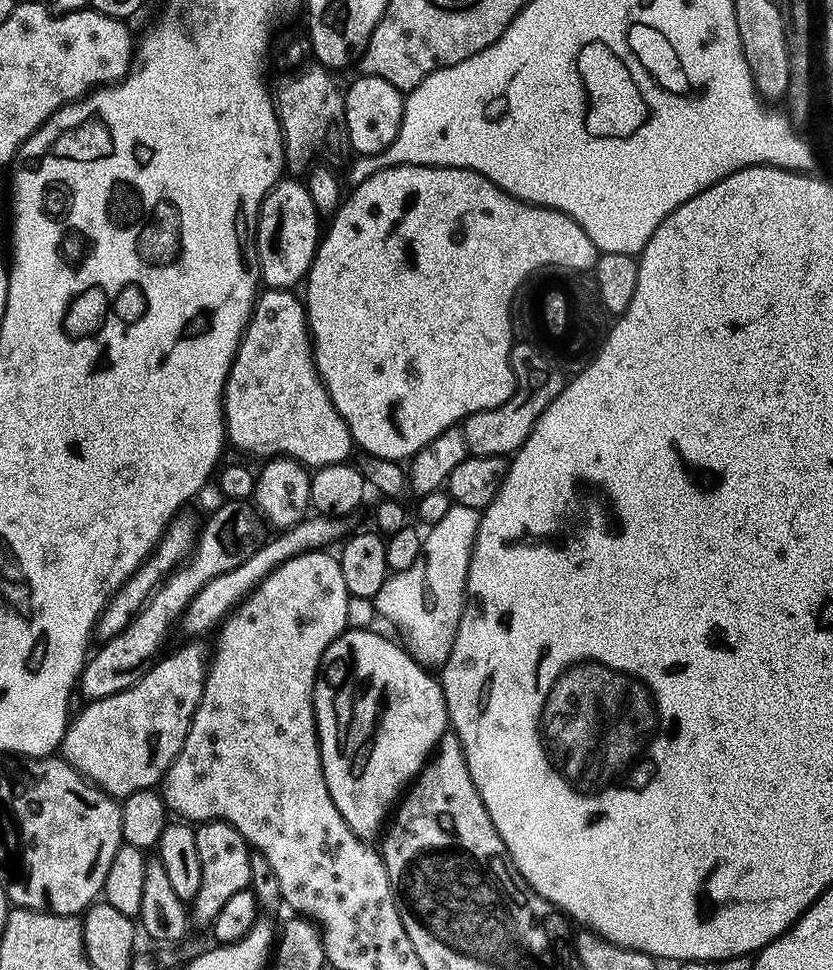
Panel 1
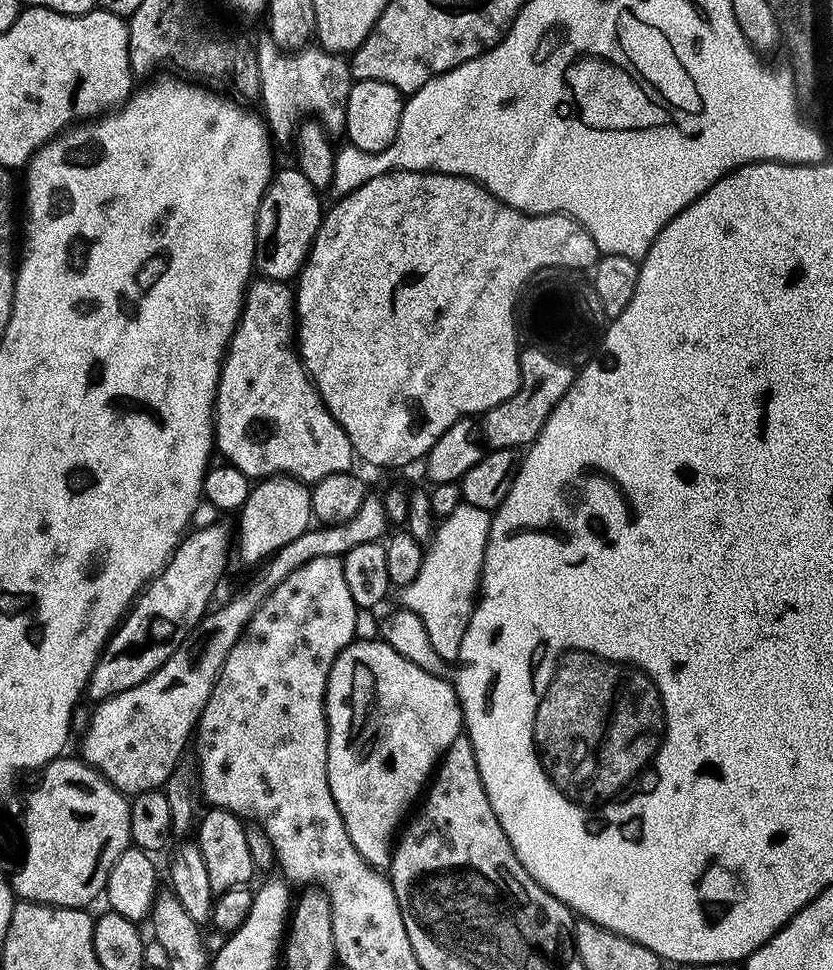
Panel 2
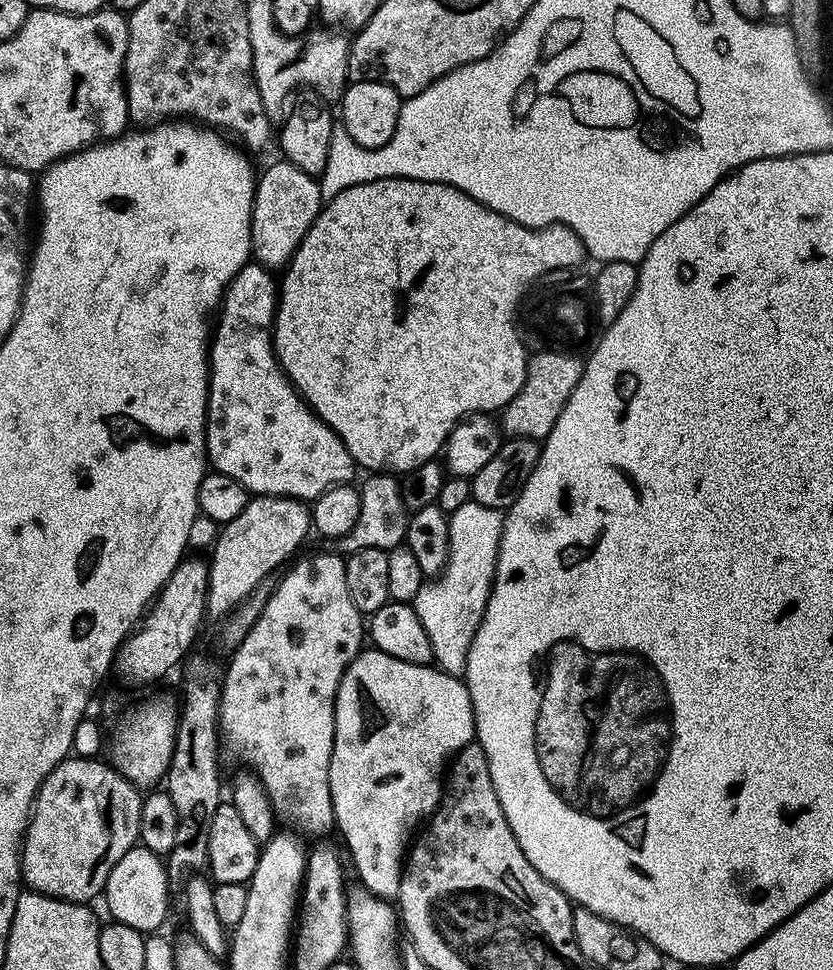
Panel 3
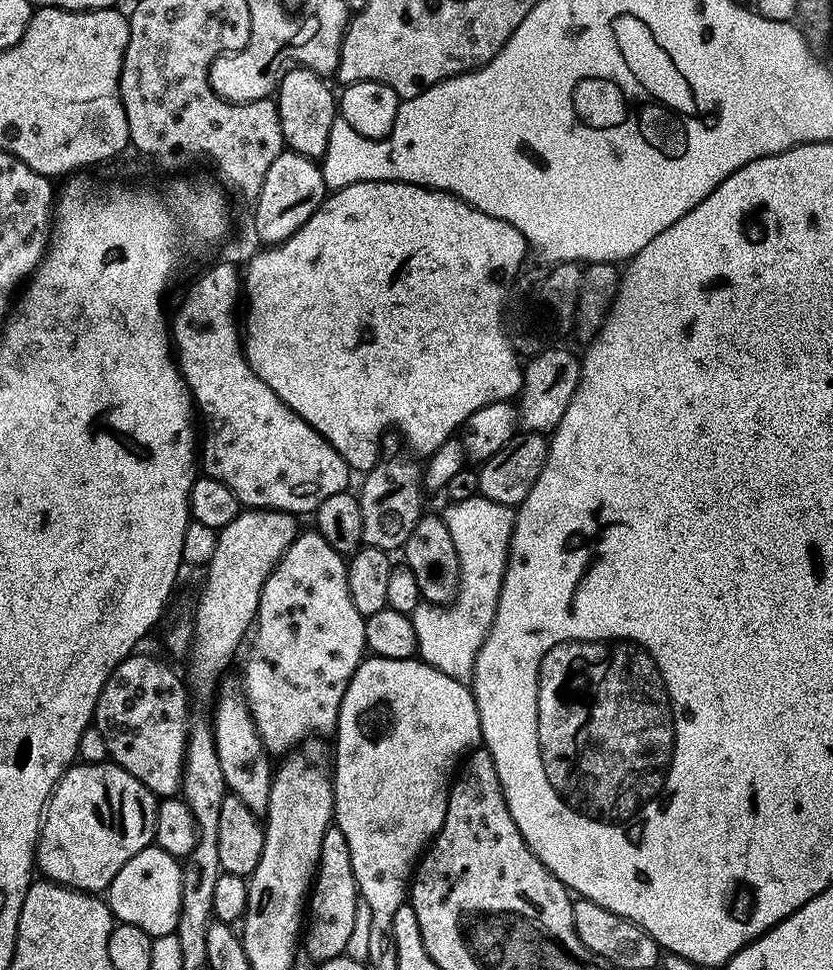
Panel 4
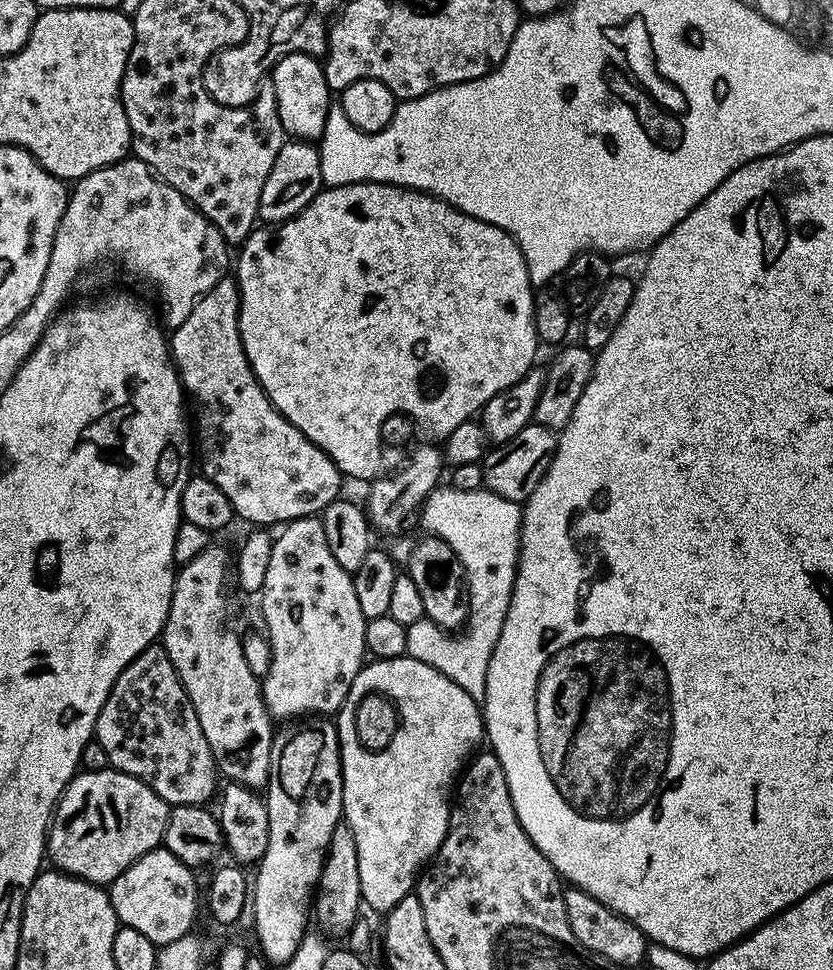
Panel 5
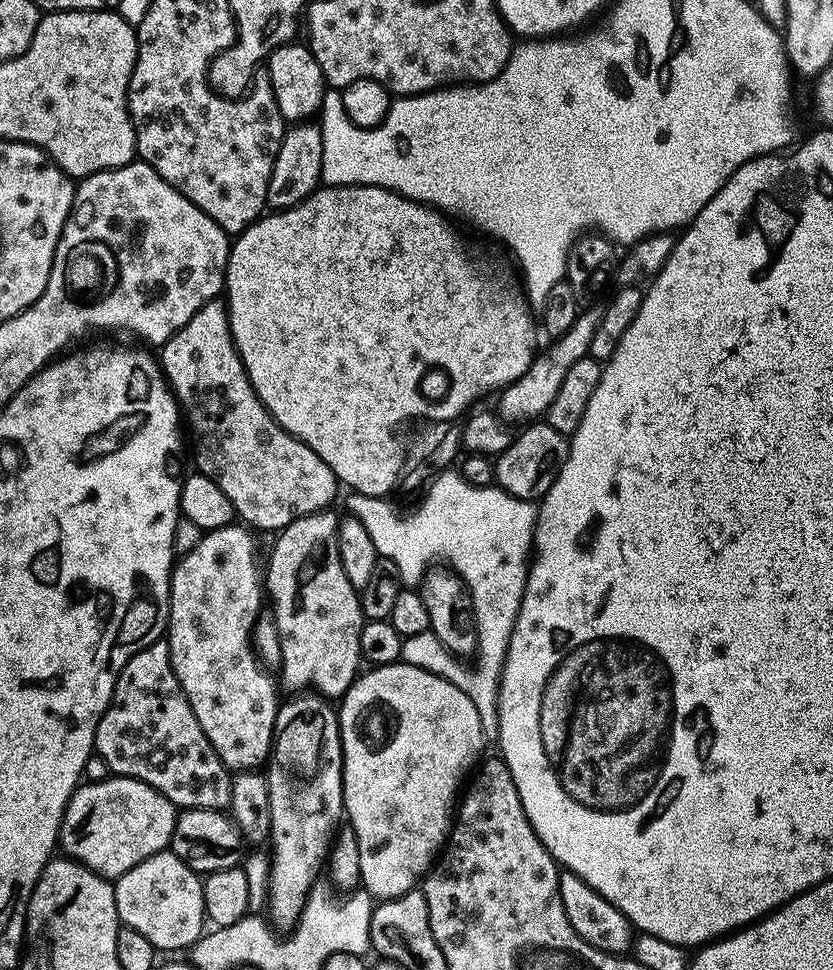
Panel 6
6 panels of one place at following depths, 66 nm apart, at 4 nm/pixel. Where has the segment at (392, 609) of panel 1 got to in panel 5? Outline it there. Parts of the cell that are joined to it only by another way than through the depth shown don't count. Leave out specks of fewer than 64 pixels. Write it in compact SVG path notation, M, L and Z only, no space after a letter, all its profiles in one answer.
M440 486L428 496L422 509L422 524L423 520L423 531L444 539L462 562L468 593L468 618L462 634L449 634L427 618L414 622L407 627L407 655L418 662L426 662L426 666L434 666L434 670L446 674L450 682L458 682L470 698L480 702L486 690L490 656L494 654L494 646L498 646L506 610L510 610L516 563L520 561L522 508L487 490L471 492Z

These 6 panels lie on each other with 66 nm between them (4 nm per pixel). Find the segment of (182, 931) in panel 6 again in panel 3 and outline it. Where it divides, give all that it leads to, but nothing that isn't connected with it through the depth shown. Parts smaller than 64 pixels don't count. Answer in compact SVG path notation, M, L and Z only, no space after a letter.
M137 846L122 854L122 858L118 858L114 870L110 870L110 878L106 882L102 896L103 899L108 899L108 912L112 915L109 917L115 923L134 926L134 930L152 934L162 929L160 927L168 916L168 888L170 889L170 881L165 861L149 848Z

